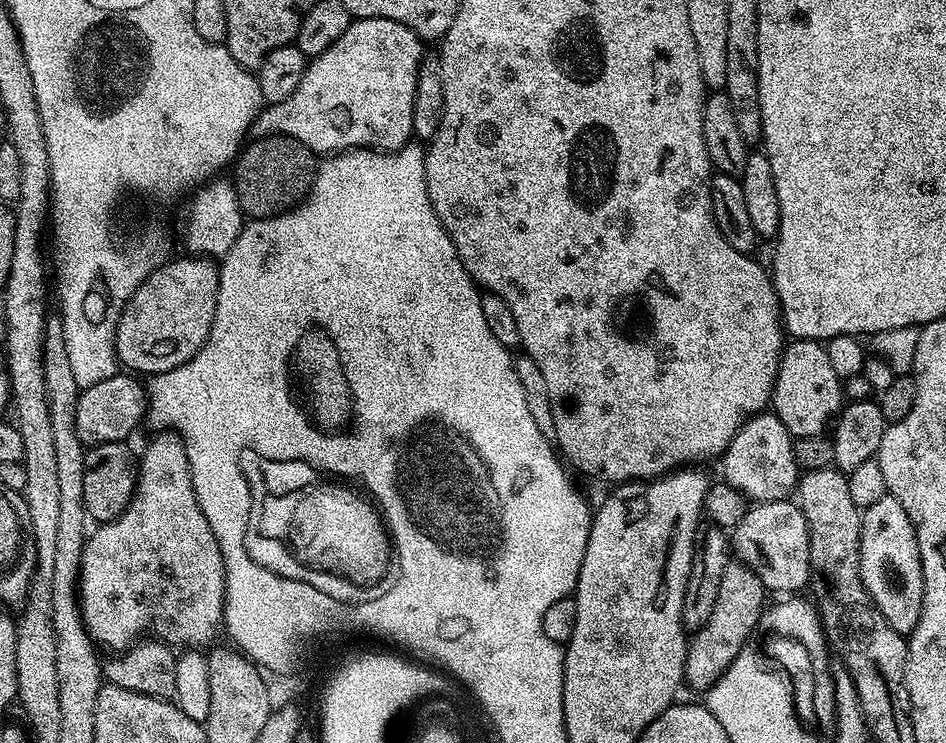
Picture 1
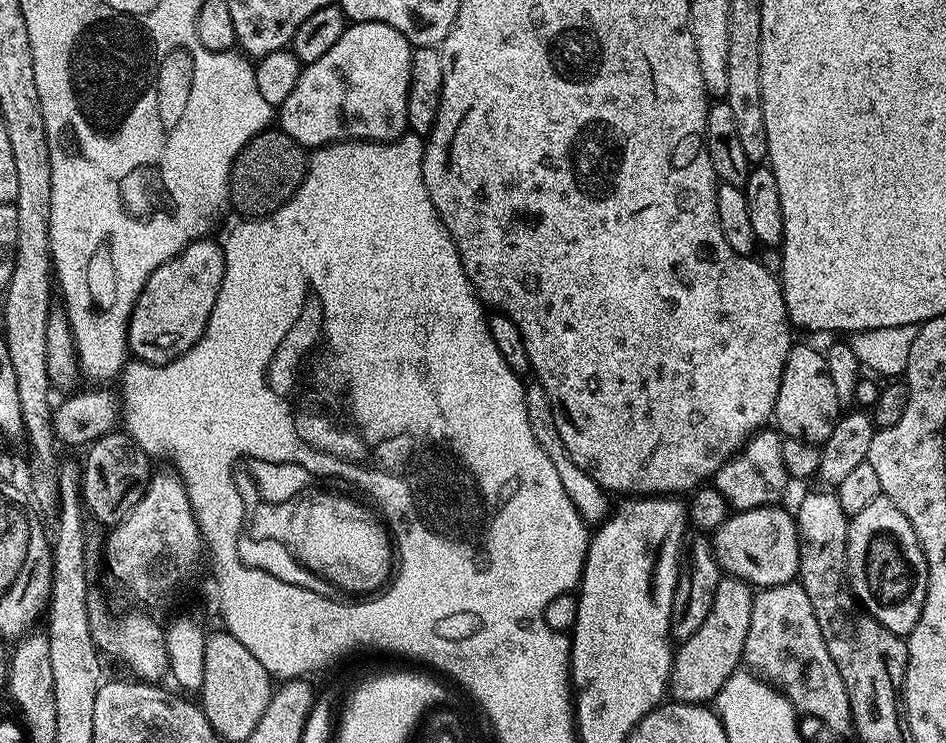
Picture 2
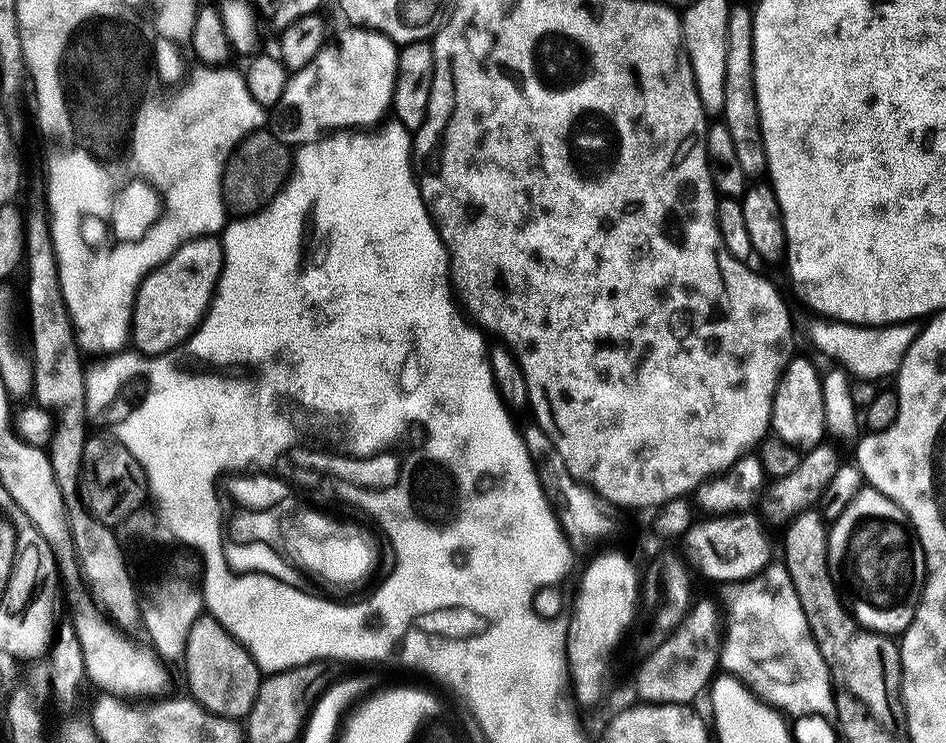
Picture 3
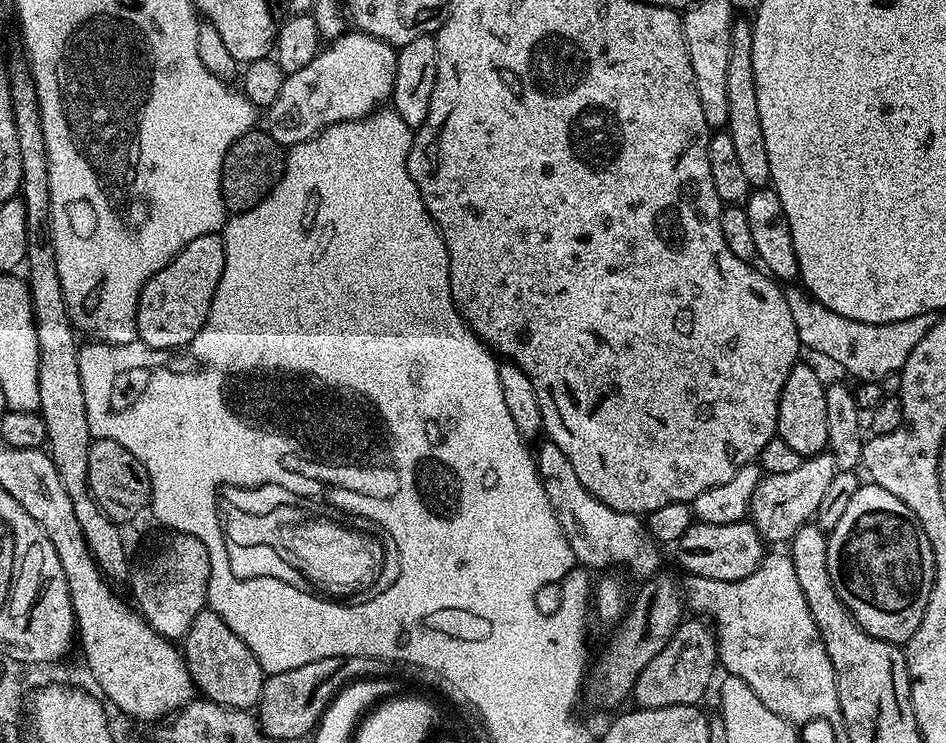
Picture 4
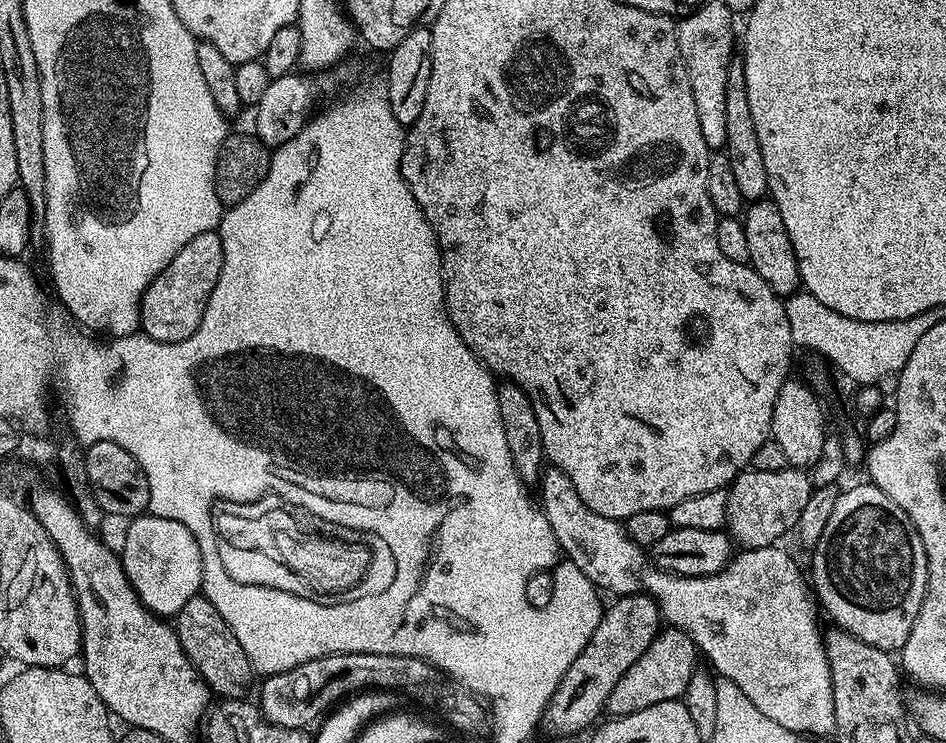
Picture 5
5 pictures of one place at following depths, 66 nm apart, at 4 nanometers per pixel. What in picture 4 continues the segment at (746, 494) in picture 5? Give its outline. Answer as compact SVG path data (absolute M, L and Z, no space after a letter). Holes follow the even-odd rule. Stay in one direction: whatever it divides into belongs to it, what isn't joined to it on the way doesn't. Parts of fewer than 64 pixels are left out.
M830 454L810 456L803 461L800 472L792 468L789 472L776 472L773 476L765 475L754 490L748 507L750 523L760 531L761 540L772 546L791 541L801 525L809 523L818 510L818 502L826 494L826 486L836 477L835 460Z

